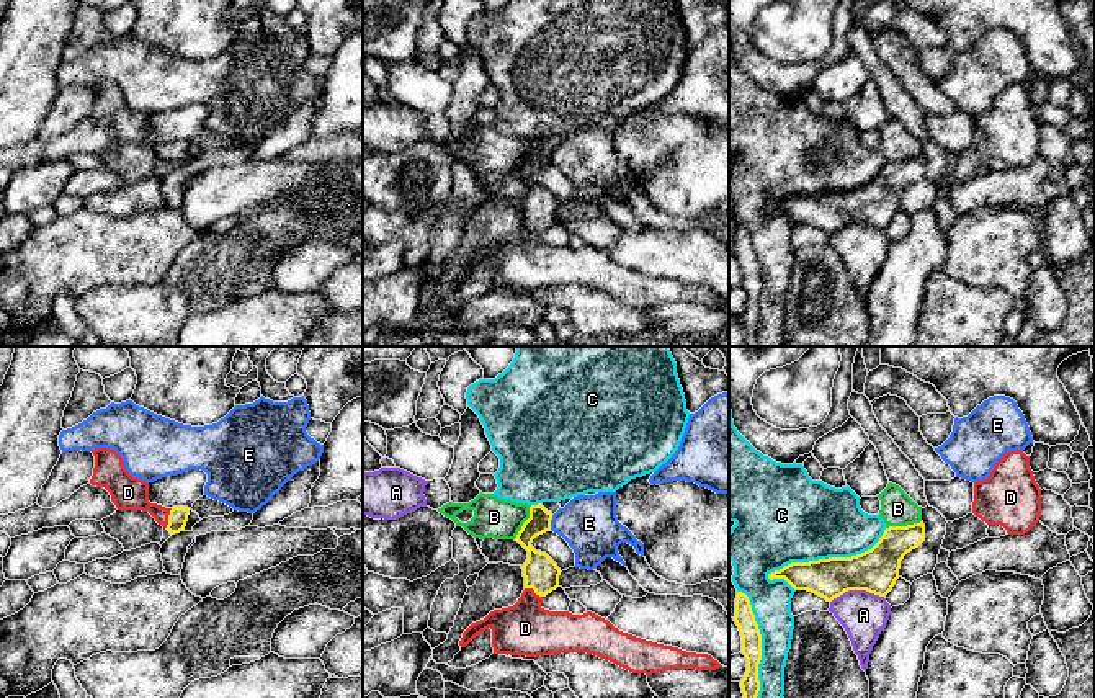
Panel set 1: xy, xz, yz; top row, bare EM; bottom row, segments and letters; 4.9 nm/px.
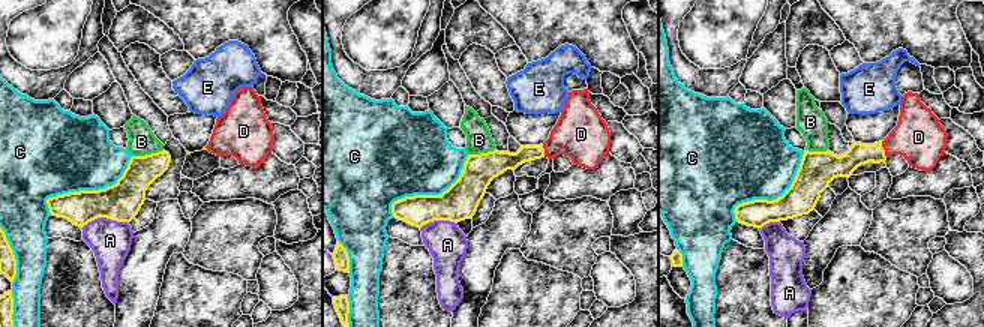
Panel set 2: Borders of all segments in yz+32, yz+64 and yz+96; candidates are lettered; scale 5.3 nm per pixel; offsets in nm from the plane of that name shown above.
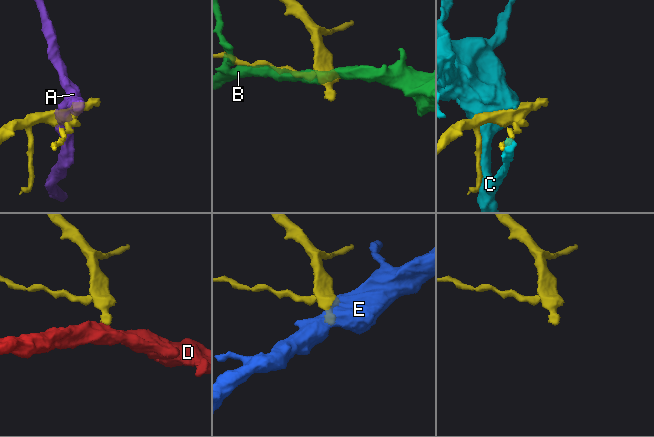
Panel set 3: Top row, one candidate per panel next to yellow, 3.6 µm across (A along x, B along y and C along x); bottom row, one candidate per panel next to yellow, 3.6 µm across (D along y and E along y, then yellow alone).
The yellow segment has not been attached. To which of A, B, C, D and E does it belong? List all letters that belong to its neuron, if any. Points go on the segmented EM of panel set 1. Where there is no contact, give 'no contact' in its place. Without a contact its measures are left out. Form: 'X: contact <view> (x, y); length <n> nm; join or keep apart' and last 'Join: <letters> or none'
A: contact yz (857, 589); length 260 nm; keep apart
B: contact xz (525, 522); length 190 nm; keep apart
C: contact yz (829, 558); length 650 nm; keep apart
D: contact xy (169, 519); length 100 nm; join
E: contact xz (549, 522); length 70 nm; keep apart
Join: D

